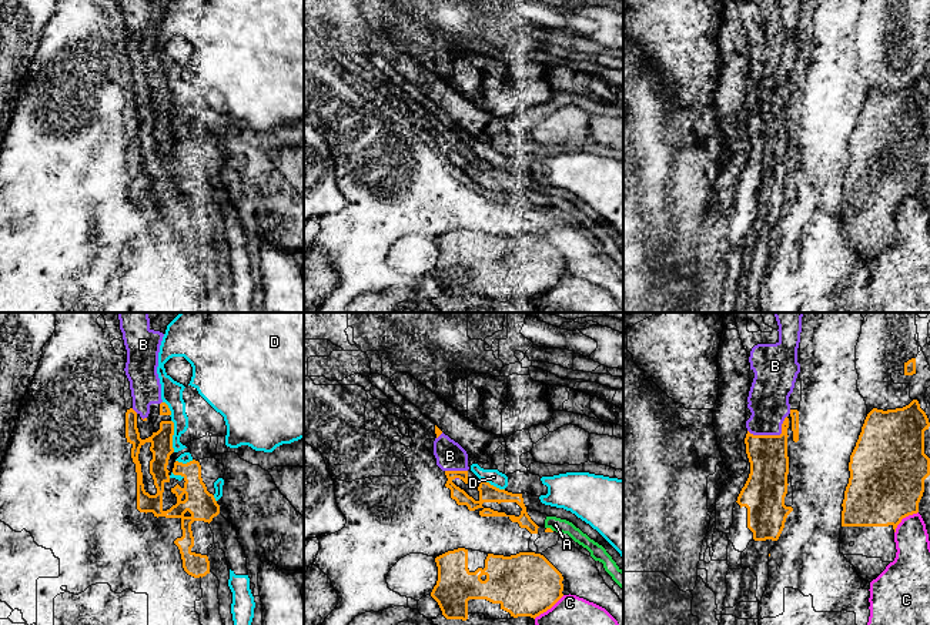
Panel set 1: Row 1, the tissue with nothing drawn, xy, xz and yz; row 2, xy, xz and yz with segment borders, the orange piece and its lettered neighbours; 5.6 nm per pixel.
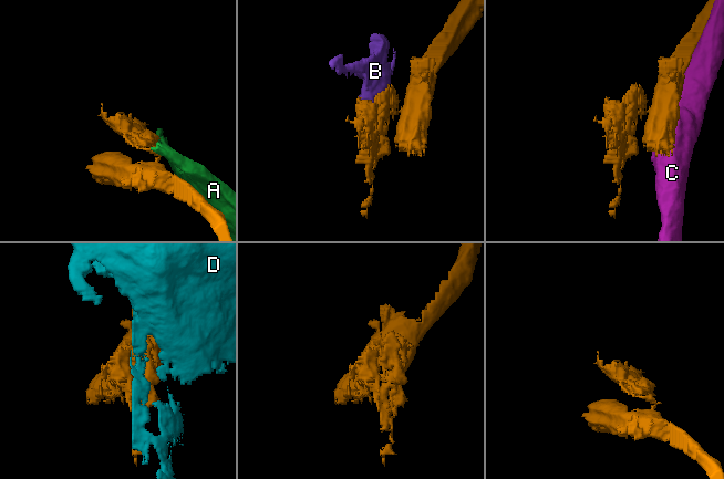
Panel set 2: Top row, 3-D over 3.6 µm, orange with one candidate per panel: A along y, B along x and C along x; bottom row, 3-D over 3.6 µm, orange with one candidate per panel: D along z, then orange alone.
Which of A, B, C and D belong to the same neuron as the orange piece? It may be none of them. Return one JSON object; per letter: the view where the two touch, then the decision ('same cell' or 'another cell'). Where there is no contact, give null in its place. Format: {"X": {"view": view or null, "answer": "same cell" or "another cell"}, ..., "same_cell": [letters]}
{"A": {"view": "xz", "answer": "another cell"}, "B": {"view": "yz", "answer": "another cell"}, "C": {"view": "xz", "answer": "another cell"}, "D": {"view": "xy", "answer": "another cell"}, "same_cell": []}

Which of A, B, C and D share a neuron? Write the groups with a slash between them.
A B / C / D

